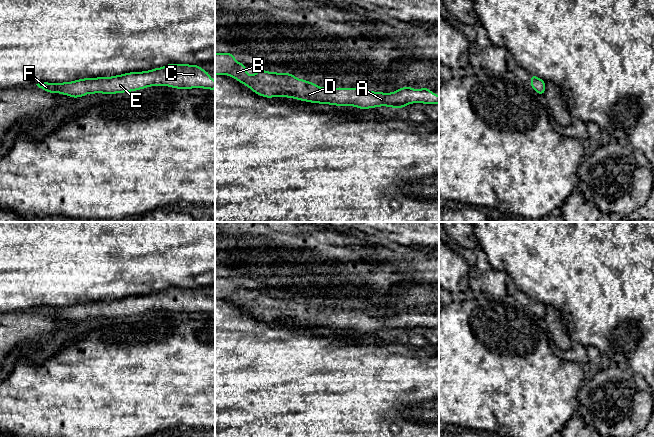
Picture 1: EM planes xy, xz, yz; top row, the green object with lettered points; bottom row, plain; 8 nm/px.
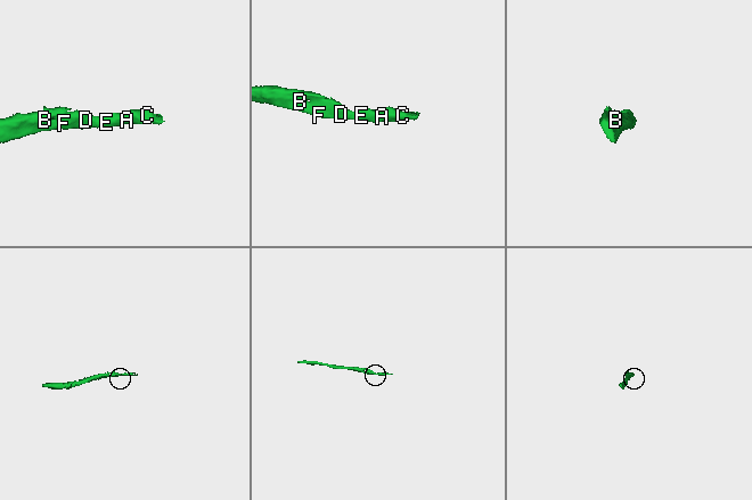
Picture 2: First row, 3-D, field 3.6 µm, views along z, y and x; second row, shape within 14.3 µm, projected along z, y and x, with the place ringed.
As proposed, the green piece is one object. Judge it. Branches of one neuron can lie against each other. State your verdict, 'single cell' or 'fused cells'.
single cell

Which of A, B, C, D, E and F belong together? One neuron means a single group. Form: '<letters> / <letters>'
A B C D E F

